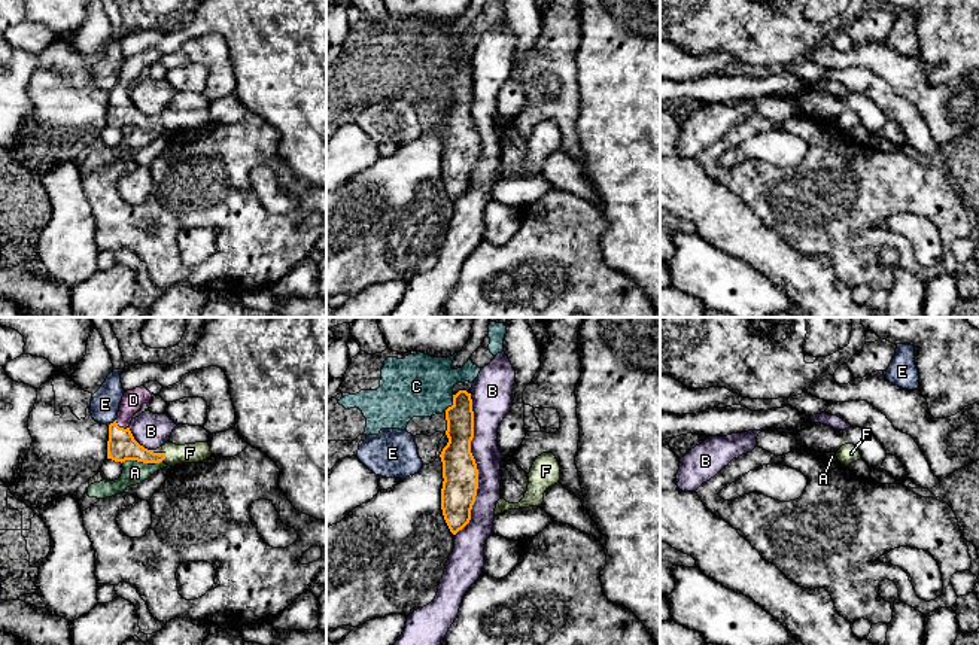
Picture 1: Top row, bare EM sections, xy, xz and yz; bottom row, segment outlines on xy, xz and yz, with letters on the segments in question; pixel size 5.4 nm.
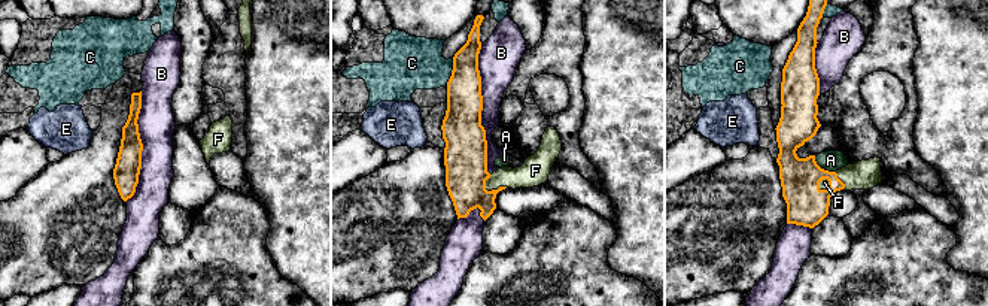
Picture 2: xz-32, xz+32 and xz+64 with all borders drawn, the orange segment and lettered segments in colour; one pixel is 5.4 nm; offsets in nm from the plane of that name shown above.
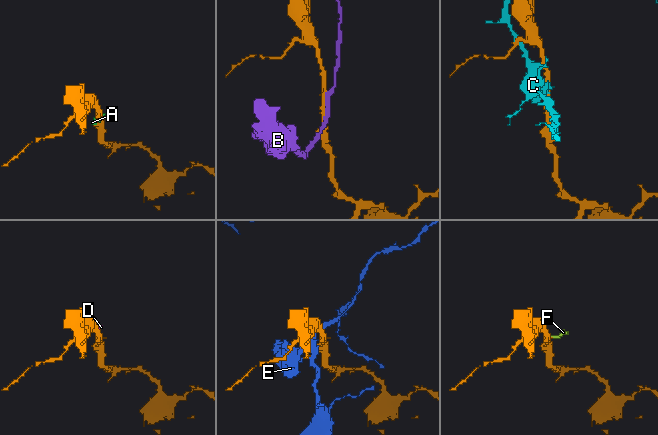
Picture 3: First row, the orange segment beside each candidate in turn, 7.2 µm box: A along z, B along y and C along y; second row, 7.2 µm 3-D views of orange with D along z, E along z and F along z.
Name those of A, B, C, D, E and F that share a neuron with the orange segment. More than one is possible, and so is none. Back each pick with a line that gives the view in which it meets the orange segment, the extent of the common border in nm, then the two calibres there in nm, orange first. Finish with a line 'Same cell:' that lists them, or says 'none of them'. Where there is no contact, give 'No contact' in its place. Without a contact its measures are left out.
D: Touches orange in xy. Shared border 90 nm. Thickness 160 nm (orange) against 110 nm
F: Touches orange in xy. Shared border 90 nm. Thickness 160 nm (orange) against 110 nm
Same cell: D, F

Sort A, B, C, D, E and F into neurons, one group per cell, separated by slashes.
A / B / C / D F / E

